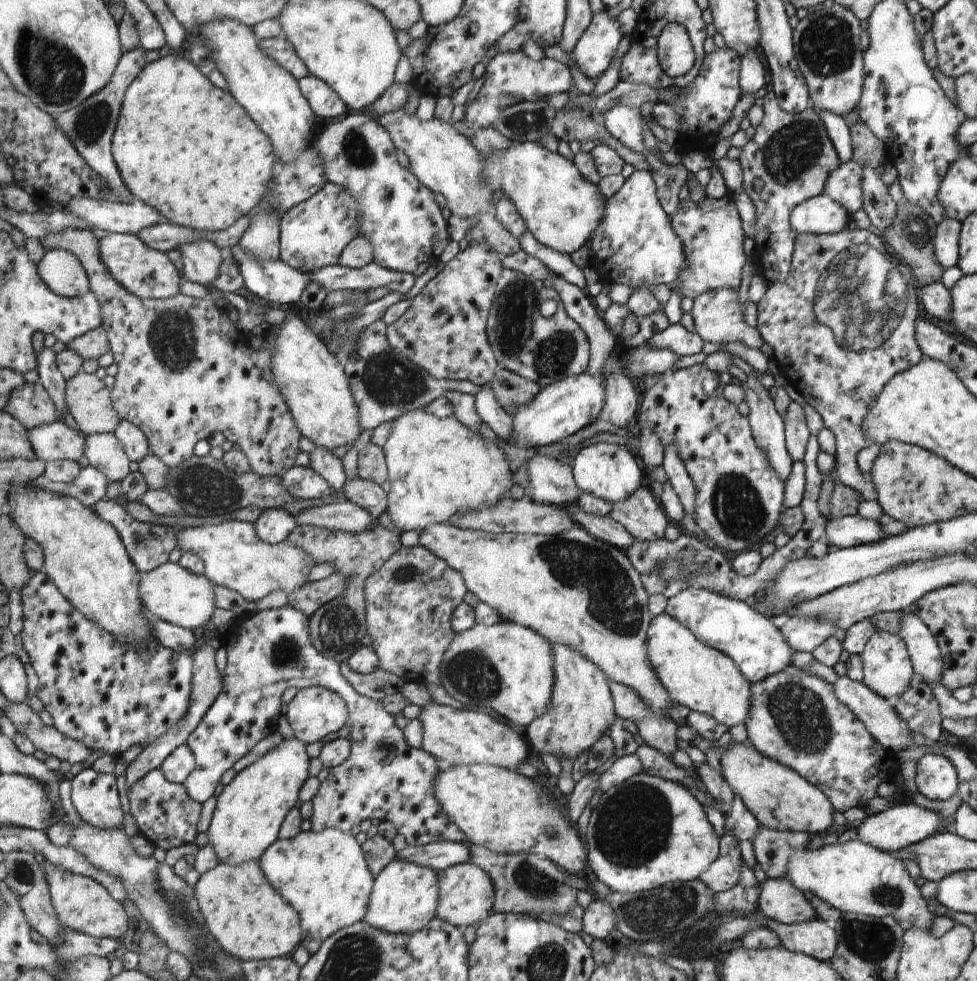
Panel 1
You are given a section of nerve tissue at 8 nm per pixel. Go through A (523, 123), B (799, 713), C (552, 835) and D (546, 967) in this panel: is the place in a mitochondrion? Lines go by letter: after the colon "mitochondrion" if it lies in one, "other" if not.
A: mitochondrion
B: mitochondrion
C: mitochondrion
D: mitochondrion

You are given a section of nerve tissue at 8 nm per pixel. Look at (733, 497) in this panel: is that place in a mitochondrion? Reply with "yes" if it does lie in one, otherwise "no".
yes

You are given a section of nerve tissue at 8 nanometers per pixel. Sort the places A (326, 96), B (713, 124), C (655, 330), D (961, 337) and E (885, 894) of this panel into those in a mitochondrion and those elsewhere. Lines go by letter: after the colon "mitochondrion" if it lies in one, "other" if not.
A: other
B: other
C: other
D: other
E: mitochondrion

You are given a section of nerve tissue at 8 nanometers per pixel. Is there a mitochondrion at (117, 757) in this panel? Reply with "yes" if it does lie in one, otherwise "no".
no

